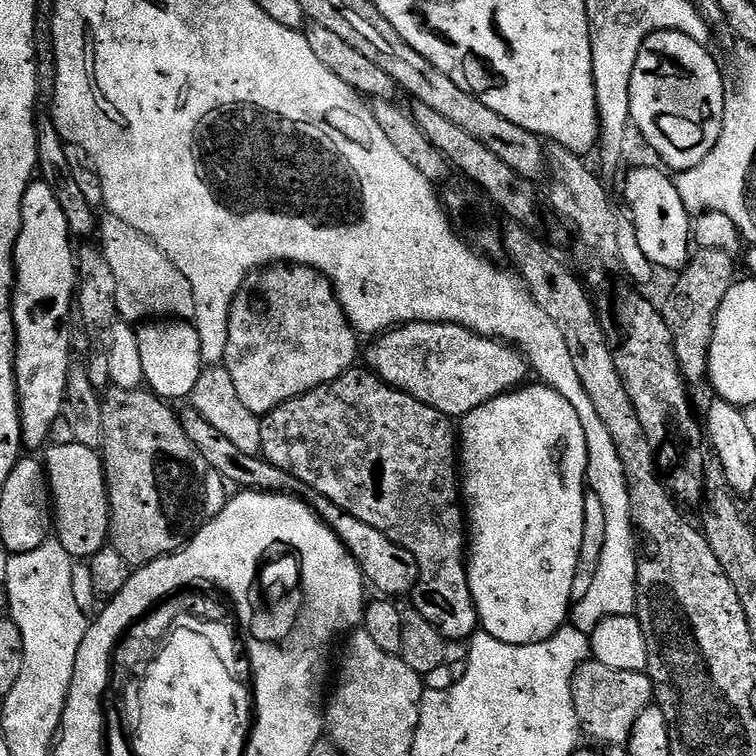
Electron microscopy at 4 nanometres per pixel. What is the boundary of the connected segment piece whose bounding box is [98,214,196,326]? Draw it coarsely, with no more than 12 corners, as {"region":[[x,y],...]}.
{"region":[[101,215],[98,246],[136,326],[196,319],[186,274],[122,218]]}

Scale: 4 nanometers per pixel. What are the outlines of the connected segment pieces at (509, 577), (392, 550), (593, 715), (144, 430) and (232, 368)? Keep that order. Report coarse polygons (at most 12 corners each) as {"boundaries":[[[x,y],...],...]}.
{"boundaries":[[[543,382],[458,424],[479,627],[537,644],[574,603],[588,478]],[[325,496],[314,511],[388,598],[420,581],[414,554]],[[578,666],[572,693],[581,733],[627,745],[654,704],[647,672]],[[151,390],[103,397],[110,547],[133,569],[201,527],[206,465]],[[253,272],[222,366],[263,418],[357,363],[332,284]]]}

